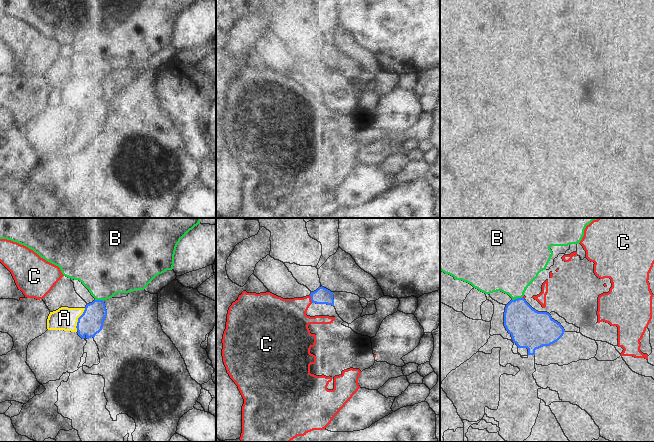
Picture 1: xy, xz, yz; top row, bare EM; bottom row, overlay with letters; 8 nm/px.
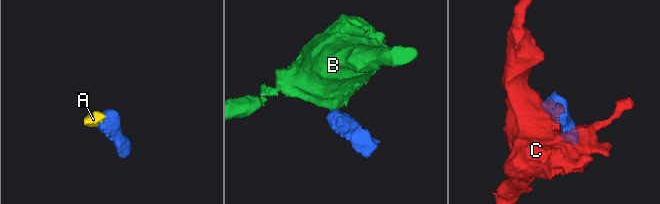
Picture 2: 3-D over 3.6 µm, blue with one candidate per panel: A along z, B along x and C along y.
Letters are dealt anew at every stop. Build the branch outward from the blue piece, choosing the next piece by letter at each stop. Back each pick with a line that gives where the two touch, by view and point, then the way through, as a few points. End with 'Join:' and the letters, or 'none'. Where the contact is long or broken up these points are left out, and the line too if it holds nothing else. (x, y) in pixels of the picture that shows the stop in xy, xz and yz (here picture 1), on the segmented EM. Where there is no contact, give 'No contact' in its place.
A: Touches blue at xy (78, 319). Path across: xy (90, 323), (78, 319), (64, 318)
Join: A.

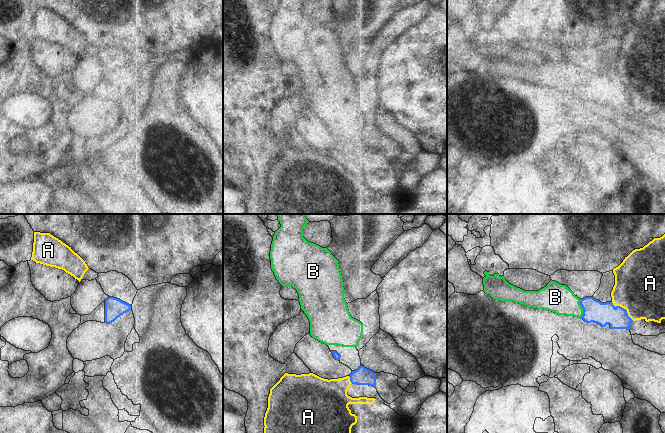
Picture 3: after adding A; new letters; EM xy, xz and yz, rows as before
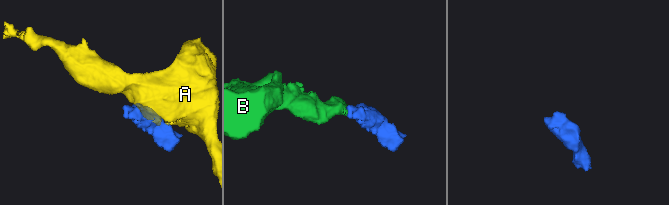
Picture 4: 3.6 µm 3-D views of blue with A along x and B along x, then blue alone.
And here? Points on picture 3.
B: Touches blue at yz (582, 307). Path across: yz (594, 311), (582, 307), (569, 305), (555, 297)
Join: B.

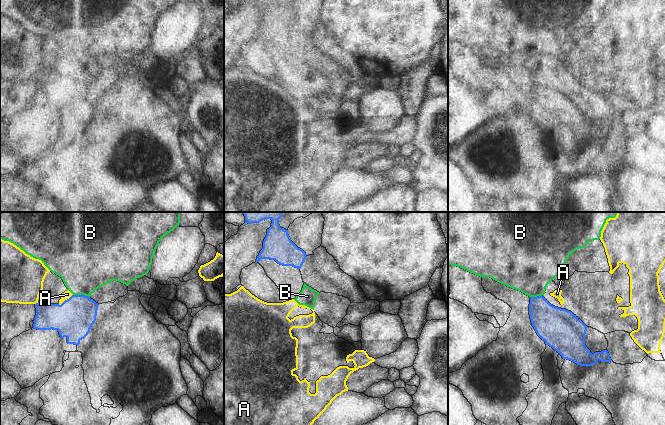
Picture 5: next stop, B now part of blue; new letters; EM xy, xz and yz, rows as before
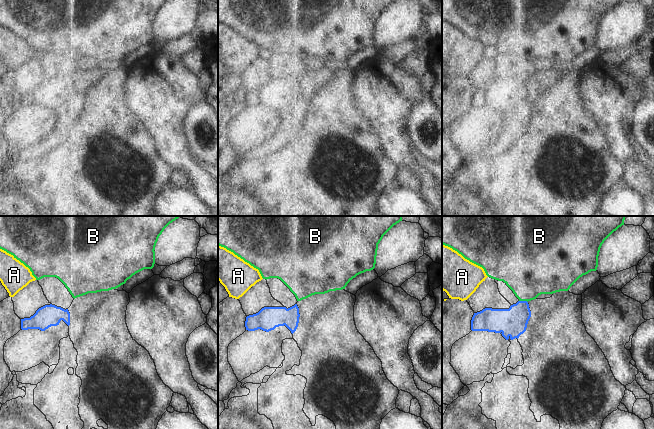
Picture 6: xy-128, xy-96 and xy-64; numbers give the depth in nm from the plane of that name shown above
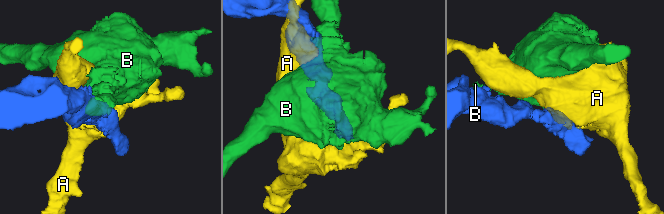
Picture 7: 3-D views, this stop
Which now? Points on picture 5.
Join: none.

